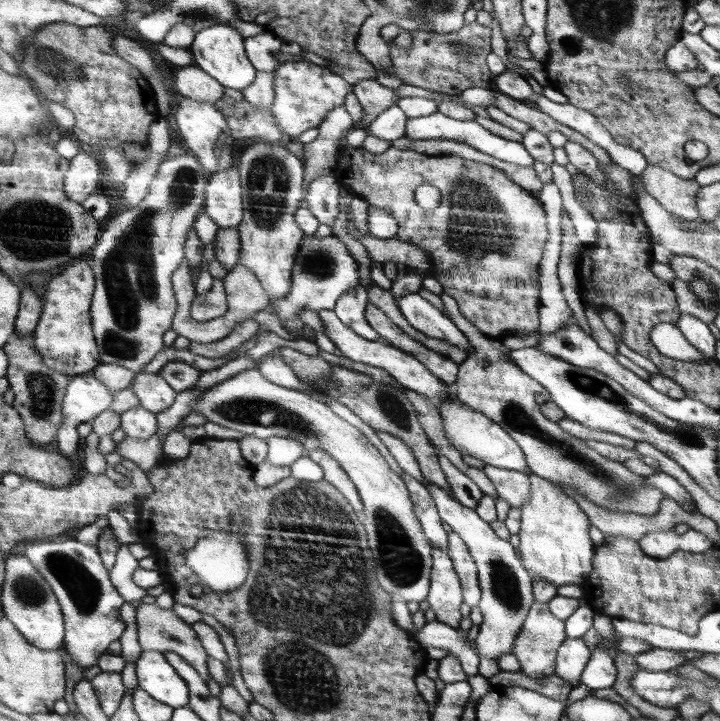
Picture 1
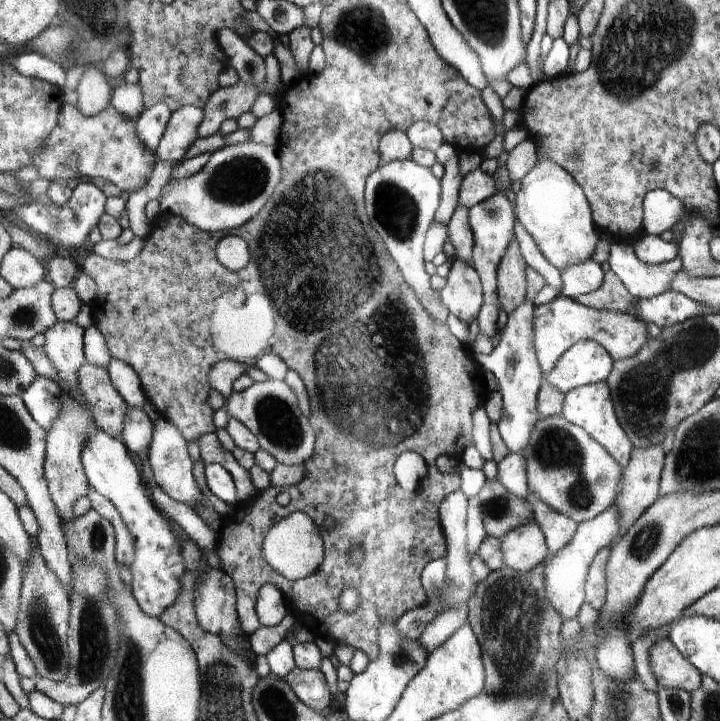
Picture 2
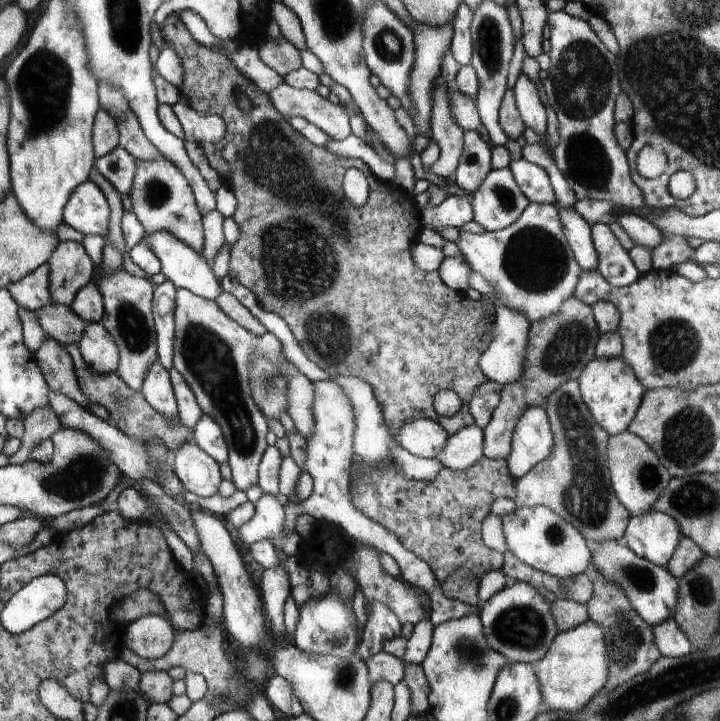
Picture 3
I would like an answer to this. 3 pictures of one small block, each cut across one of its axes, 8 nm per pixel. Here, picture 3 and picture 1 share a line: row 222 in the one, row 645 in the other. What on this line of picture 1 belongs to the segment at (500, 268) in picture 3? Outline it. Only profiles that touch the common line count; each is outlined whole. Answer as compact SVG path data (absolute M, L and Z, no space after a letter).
M534 601L514 639L511 653L521 662L520 672L532 678L542 679L555 674L559 647L567 639L565 620L553 615L548 603Z

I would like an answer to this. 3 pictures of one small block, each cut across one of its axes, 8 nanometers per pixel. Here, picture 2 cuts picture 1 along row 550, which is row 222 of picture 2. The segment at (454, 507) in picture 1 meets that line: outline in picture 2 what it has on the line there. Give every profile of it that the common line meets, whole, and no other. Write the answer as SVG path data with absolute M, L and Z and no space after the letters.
M499 189L484 202L479 202L469 208L469 225L473 232L471 264L478 272L483 288L483 305L477 314L477 321L480 333L486 334L490 338L496 336L498 332L497 314L501 308L497 293L497 268L509 242L515 236L514 225L517 221L517 218L514 217L515 211L516 208L512 207L505 192Z

